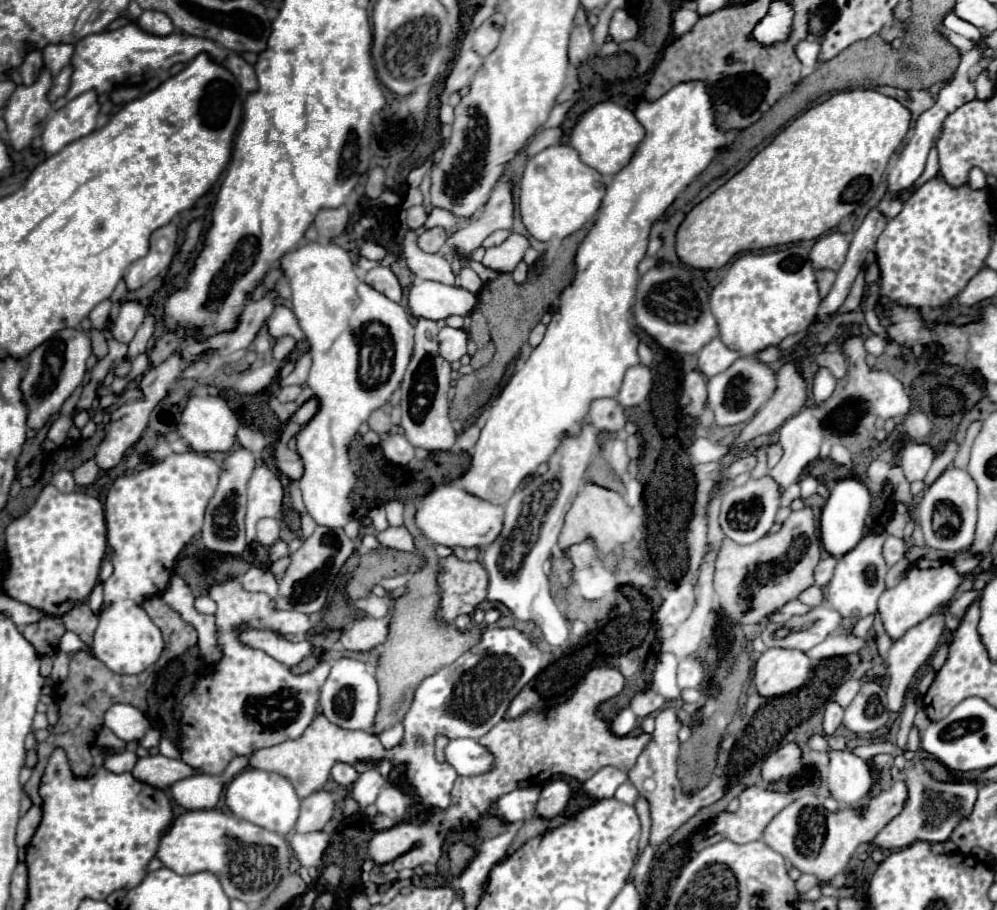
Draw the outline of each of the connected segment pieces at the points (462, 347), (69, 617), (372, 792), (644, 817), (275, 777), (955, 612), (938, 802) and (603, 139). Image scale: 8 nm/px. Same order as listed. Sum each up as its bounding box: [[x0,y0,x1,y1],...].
[[439,328,467,362],[61,604,97,646],[351,768,387,810],[635,796,651,848],[225,768,301,836],[945,590,979,630],[873,766,977,848],[569,102,645,176]]

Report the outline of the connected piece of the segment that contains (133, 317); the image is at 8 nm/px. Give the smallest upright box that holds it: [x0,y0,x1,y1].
[111,300,145,344]

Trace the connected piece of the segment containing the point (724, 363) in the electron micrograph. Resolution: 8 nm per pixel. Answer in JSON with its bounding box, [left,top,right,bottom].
[699,338,741,378]

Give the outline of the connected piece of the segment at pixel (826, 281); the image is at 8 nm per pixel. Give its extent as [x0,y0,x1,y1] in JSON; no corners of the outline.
[815,270,837,298]

